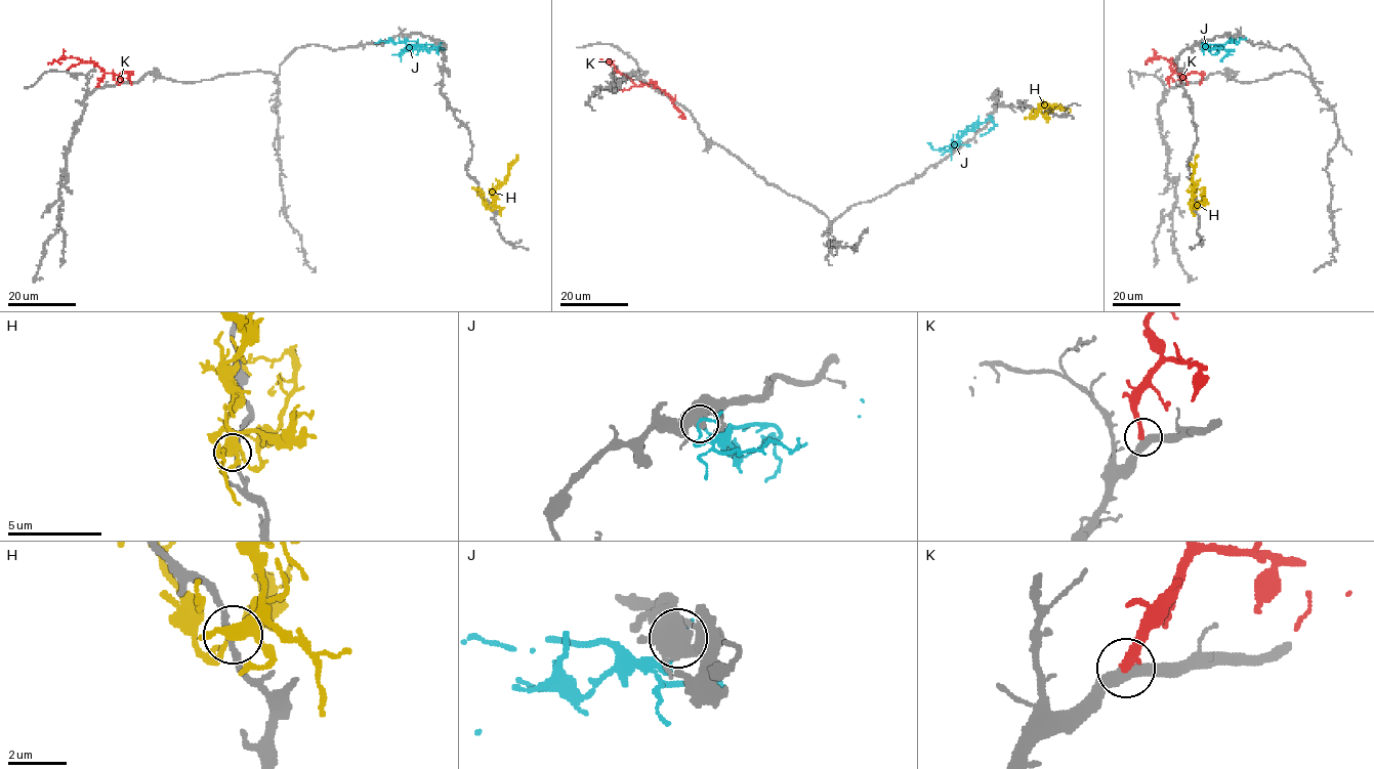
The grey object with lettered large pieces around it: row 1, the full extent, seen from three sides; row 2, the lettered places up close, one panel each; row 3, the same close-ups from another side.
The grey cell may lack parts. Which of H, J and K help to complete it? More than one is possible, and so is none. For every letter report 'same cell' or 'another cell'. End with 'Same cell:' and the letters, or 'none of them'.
H: another cell
J: another cell
K: another cell
Same cell: none of them

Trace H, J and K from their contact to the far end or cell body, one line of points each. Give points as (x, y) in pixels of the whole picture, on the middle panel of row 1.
H: (1042, 107), (1069, 109), (1069, 113)
J: (991, 117), (967, 128), (947, 150), (933, 148), (927, 142)
K: (650, 83), (657, 87), (636, 86), (612, 63), (599, 59)

